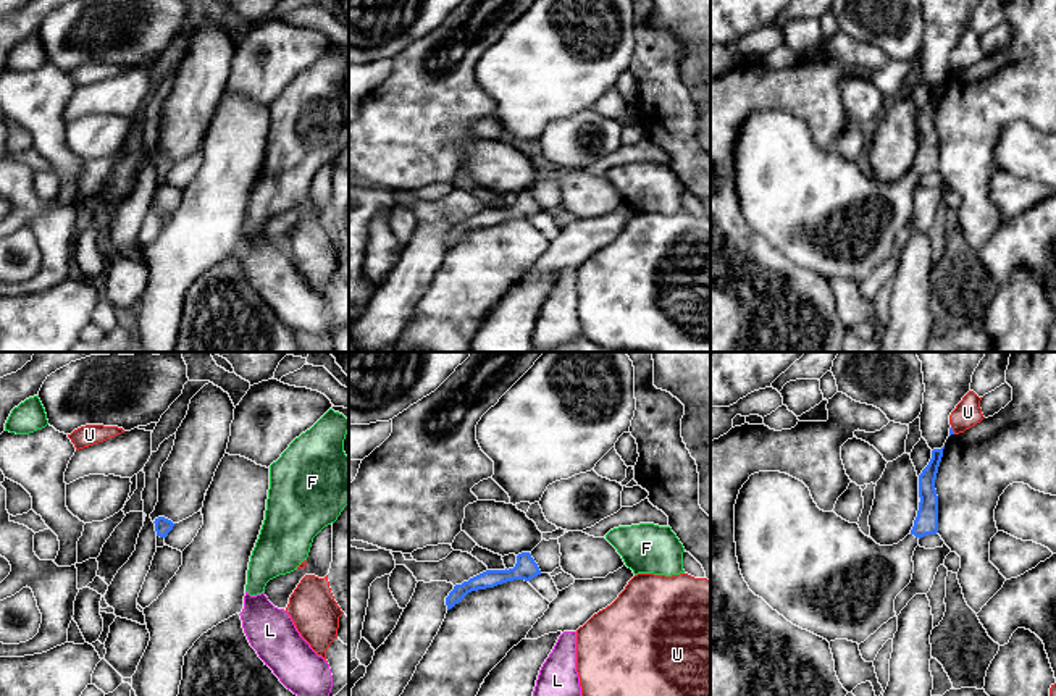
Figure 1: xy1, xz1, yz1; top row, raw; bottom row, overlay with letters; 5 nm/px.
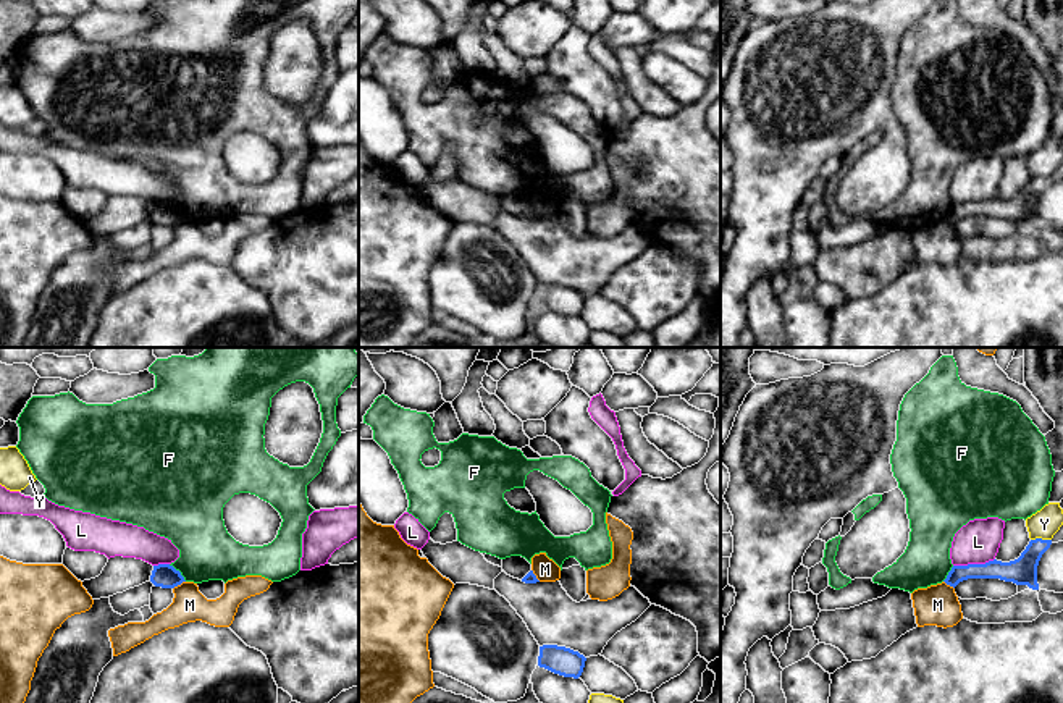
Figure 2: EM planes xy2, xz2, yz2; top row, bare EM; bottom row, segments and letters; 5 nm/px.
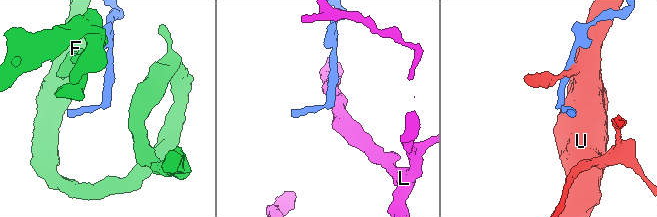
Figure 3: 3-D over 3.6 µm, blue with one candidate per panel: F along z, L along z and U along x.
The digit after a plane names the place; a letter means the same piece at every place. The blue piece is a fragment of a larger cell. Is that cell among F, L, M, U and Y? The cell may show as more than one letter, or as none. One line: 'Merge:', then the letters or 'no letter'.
Merge: no letter

